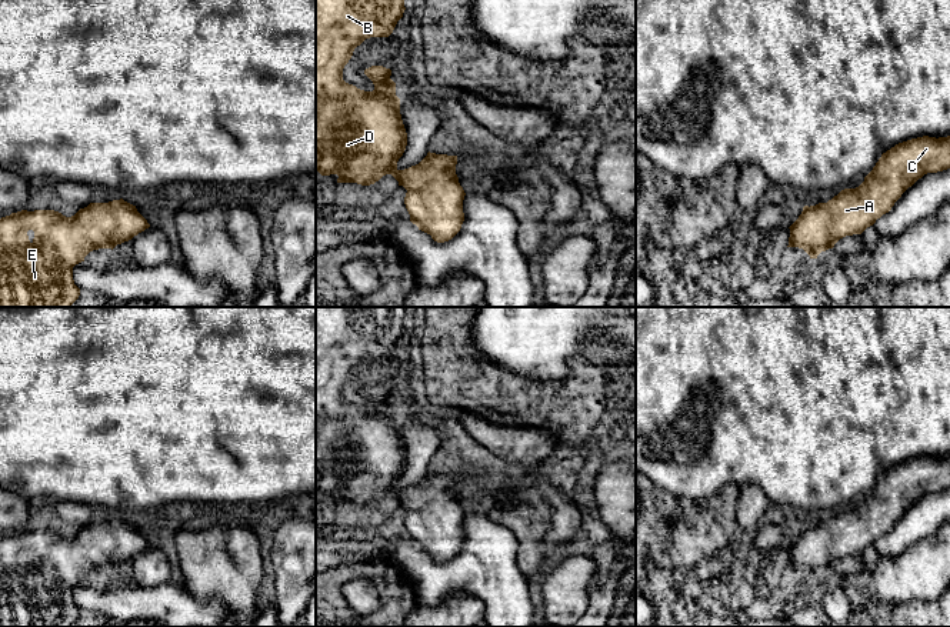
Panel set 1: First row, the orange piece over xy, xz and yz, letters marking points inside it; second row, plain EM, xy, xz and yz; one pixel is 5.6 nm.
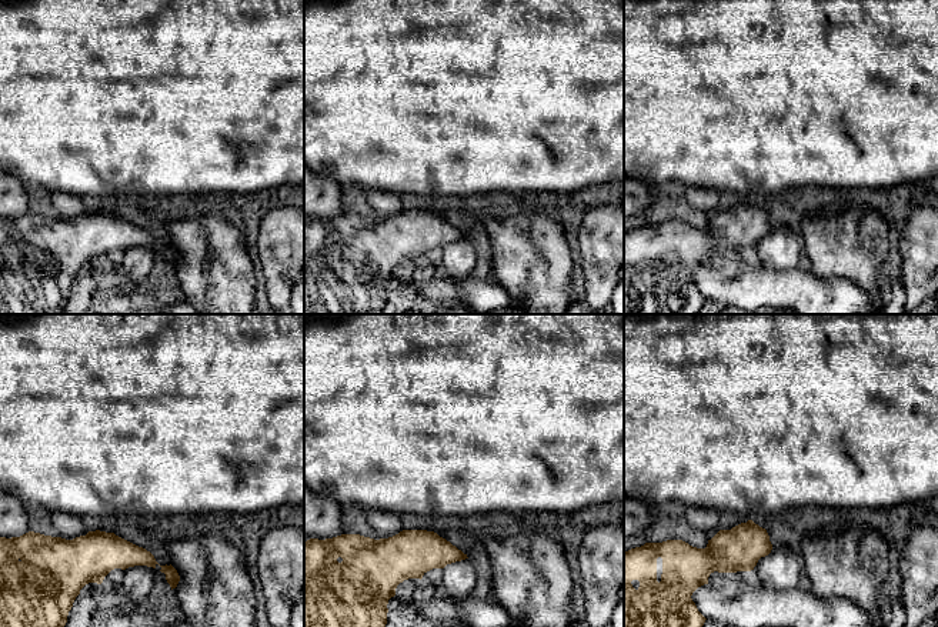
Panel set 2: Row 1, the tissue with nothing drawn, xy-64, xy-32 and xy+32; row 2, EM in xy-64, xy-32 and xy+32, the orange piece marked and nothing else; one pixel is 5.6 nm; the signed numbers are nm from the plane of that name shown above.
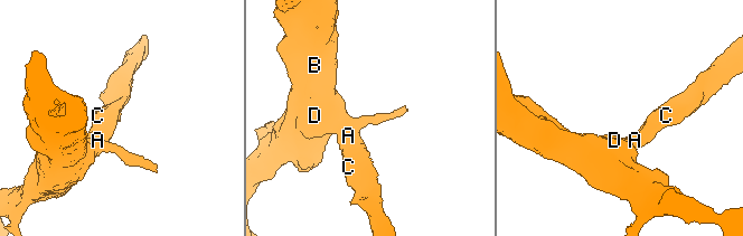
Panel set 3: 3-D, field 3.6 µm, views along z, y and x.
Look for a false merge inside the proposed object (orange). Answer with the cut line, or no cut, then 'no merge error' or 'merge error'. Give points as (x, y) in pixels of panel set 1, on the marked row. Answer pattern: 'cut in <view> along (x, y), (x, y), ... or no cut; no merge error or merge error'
no cut; no merge error

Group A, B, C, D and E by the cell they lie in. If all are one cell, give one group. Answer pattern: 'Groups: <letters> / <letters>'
Groups: A B C D E

